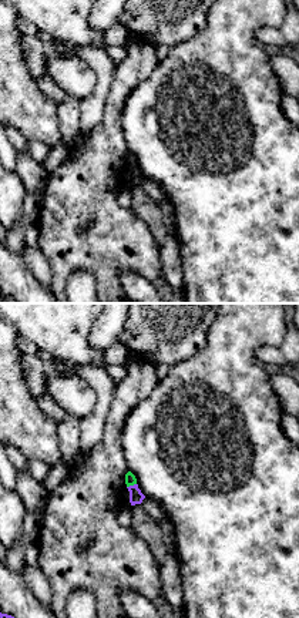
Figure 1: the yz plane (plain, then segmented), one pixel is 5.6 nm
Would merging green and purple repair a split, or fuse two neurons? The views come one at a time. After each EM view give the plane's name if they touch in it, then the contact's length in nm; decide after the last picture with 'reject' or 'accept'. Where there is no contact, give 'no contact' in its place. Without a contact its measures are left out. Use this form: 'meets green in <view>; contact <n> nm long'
meets green in yz; contact 60 nm long

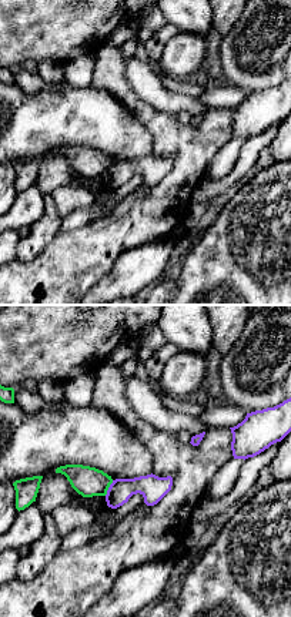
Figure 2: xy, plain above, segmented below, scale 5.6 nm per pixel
meets green in xy; contact 100 nm long

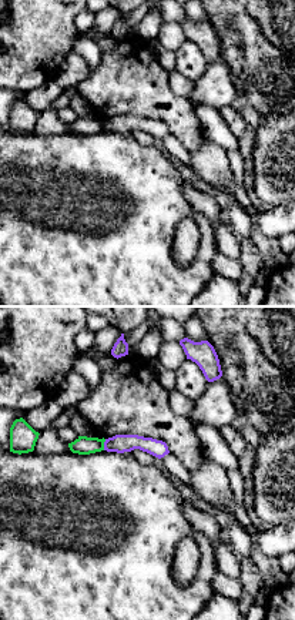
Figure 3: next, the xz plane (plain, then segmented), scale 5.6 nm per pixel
meets green in xz; contact 70 nm long

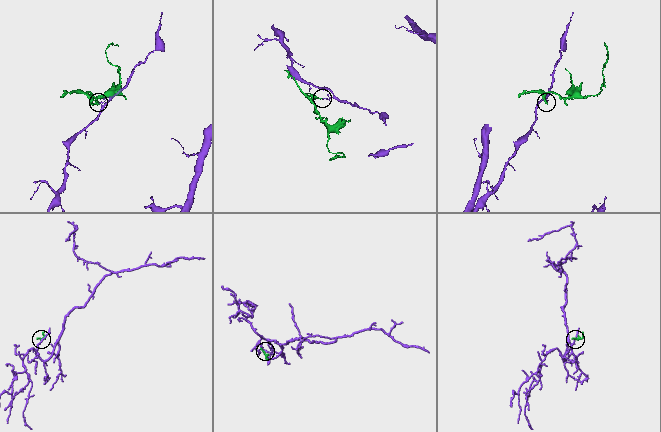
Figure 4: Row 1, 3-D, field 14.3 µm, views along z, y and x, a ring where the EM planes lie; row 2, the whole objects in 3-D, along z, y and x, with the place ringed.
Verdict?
reject

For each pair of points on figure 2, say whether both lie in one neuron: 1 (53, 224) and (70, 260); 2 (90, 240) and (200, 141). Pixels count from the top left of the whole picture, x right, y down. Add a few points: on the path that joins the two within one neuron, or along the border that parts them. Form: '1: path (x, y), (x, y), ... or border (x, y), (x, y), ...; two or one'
1: border (59, 234), (34, 257); two
2: path (121, 230), (139, 218), (184, 173); one

